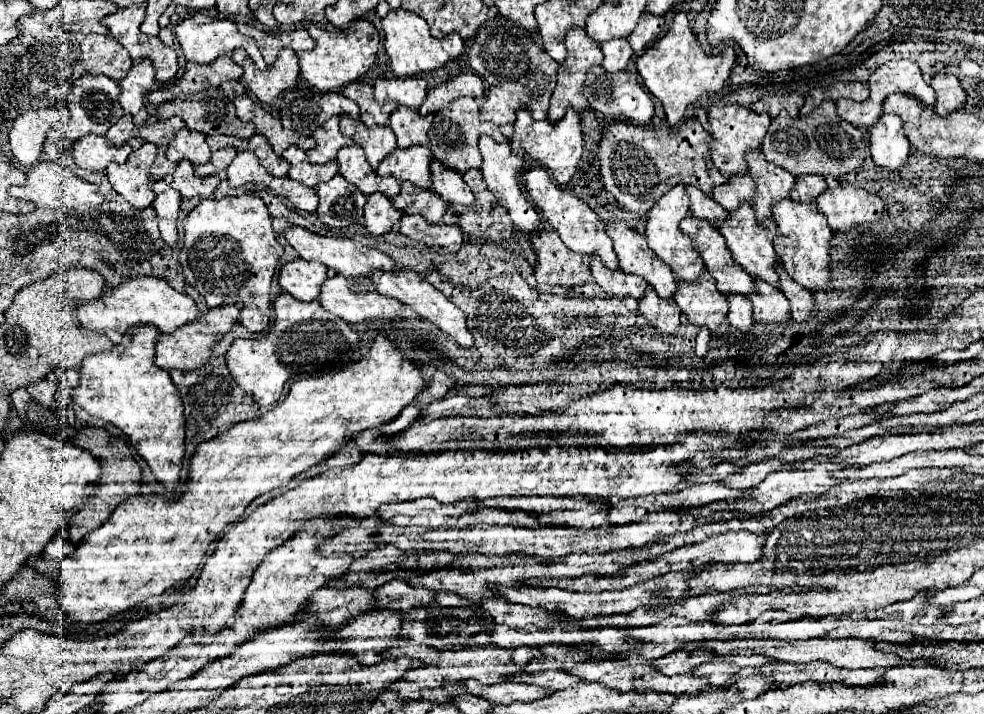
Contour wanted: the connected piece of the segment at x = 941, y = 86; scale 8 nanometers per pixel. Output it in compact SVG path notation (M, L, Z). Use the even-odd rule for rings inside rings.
M952 74L932 76L932 88L936 92L936 114L946 116L960 110L966 104L966 92L960 86L960 80Z

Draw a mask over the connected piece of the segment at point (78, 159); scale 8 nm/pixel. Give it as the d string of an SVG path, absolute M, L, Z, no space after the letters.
M86 134L78 142L72 142L72 160L76 162L76 168L90 170L89 174L104 174L106 166L110 162L116 162L118 156L120 162L126 160L126 154L132 152L132 146L114 146L106 140L106 136Z

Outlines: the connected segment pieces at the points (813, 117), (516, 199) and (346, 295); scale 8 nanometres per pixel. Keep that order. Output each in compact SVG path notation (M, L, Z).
M826 100L812 114L800 118L792 118L786 110L782 110L772 120L772 126L762 144L762 152L766 160L788 170L794 178L800 178L804 174L818 174L840 180L844 174L862 168L866 158L866 144L862 132L844 122L836 114L836 104L832 100Z
M482 136L480 138L480 154L482 154L482 176L484 176L484 182L488 186L488 190L498 198L498 204L504 206L510 214L510 220L512 224L524 234L524 236L532 236L534 232L540 230L542 226L542 220L536 212L536 208L528 202L528 198L524 196L524 190L522 190L522 174L524 174L524 160L516 154L512 154L510 150L510 144L502 142L494 142L490 136Z
M334 274L324 282L318 302L334 316L356 324L364 320L374 320L374 290L362 290L356 280Z

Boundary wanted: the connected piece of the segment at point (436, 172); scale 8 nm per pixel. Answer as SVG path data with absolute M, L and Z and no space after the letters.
M432 158L432 190L448 204L476 204L472 190L466 186L462 176L454 170L446 170L438 160Z

